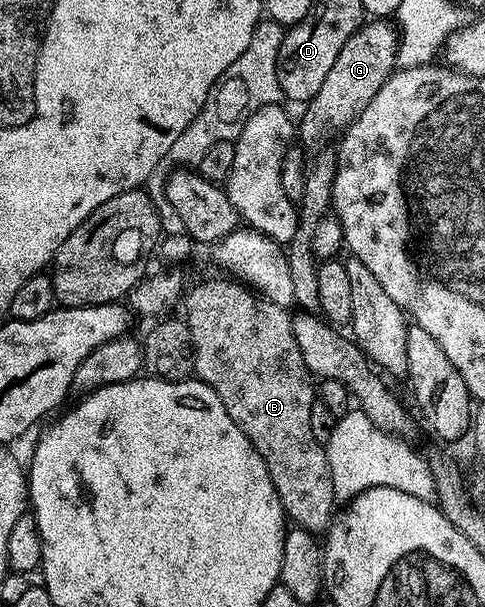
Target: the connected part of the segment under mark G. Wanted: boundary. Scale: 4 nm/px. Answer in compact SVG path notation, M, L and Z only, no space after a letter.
M371 19L359 26L345 47L341 47L341 55L337 55L329 75L325 75L321 91L304 108L306 111L297 125L302 146L313 147L329 138L335 129L346 130L357 115L369 107L369 99L373 99L373 95L377 95L377 91L381 91L392 73L396 72L399 36L396 26L387 19Z

